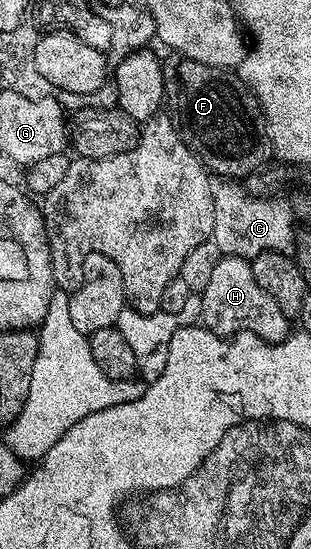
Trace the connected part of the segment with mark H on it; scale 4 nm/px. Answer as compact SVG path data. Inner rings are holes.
M221 256L218 267L214 267L214 272L210 274L210 283L206 283L199 299L204 328L219 337L231 339L243 331L275 343L285 341L290 336L290 319L282 311L282 307L278 307L278 303L274 303L274 299L270 299L270 295L266 295L262 287L258 287L258 279L254 279L249 258Z

